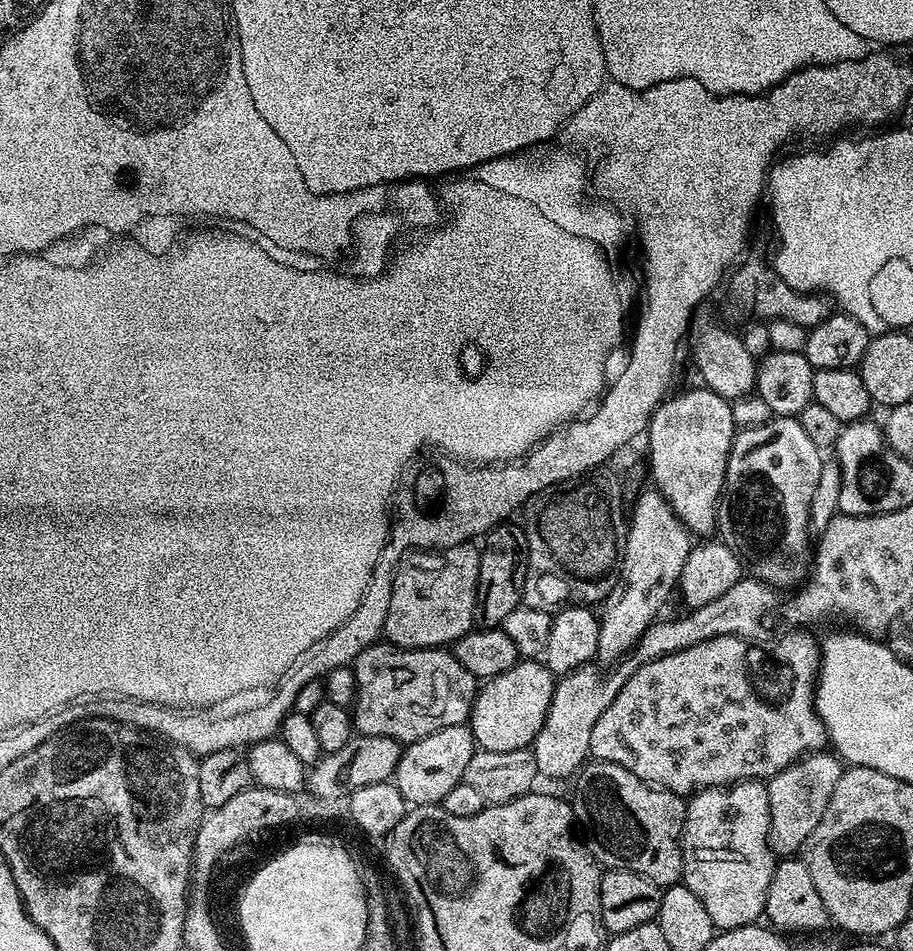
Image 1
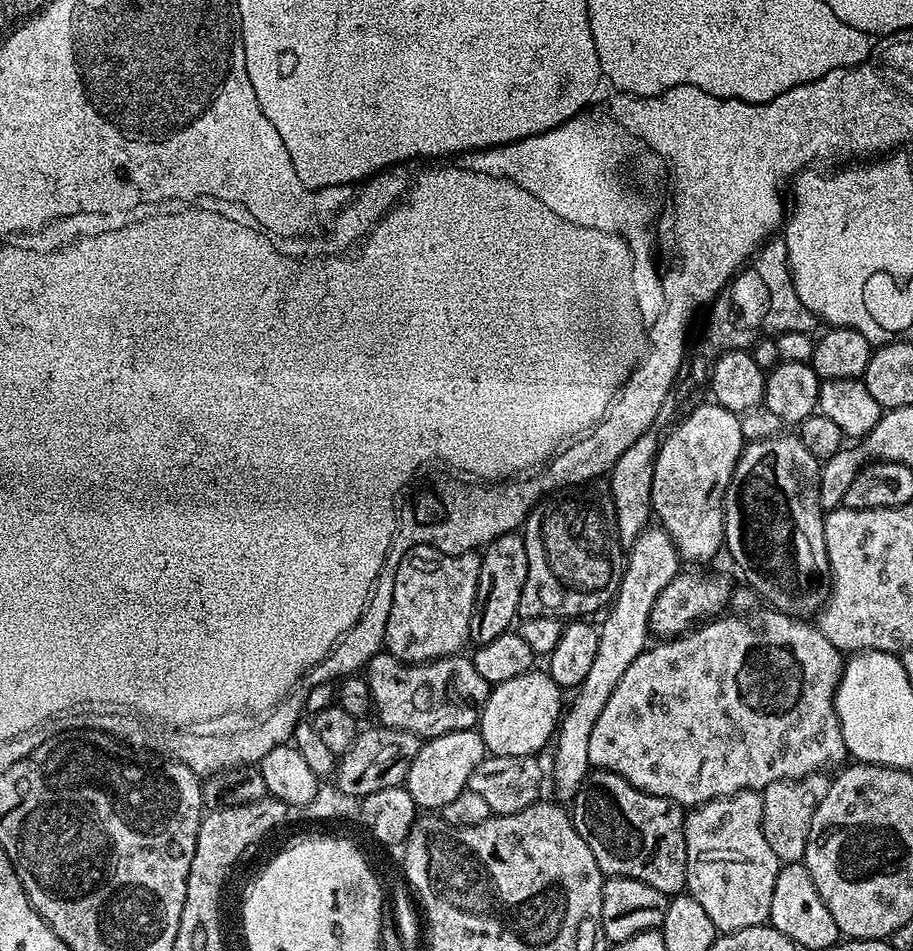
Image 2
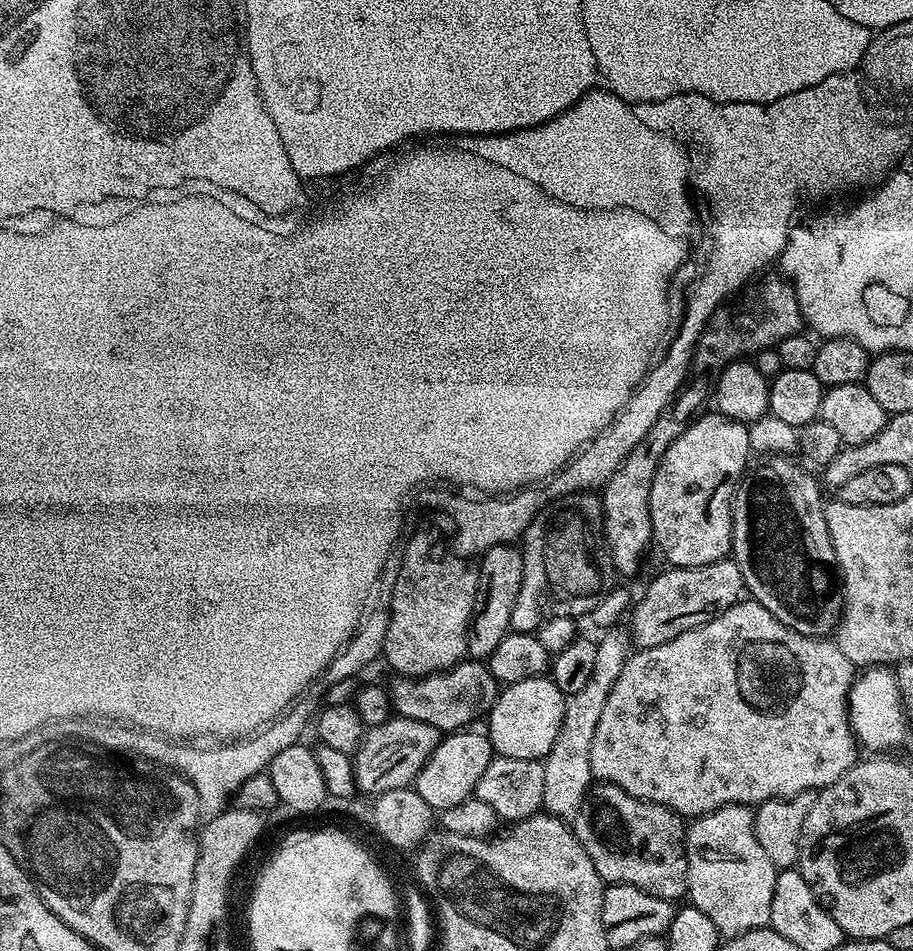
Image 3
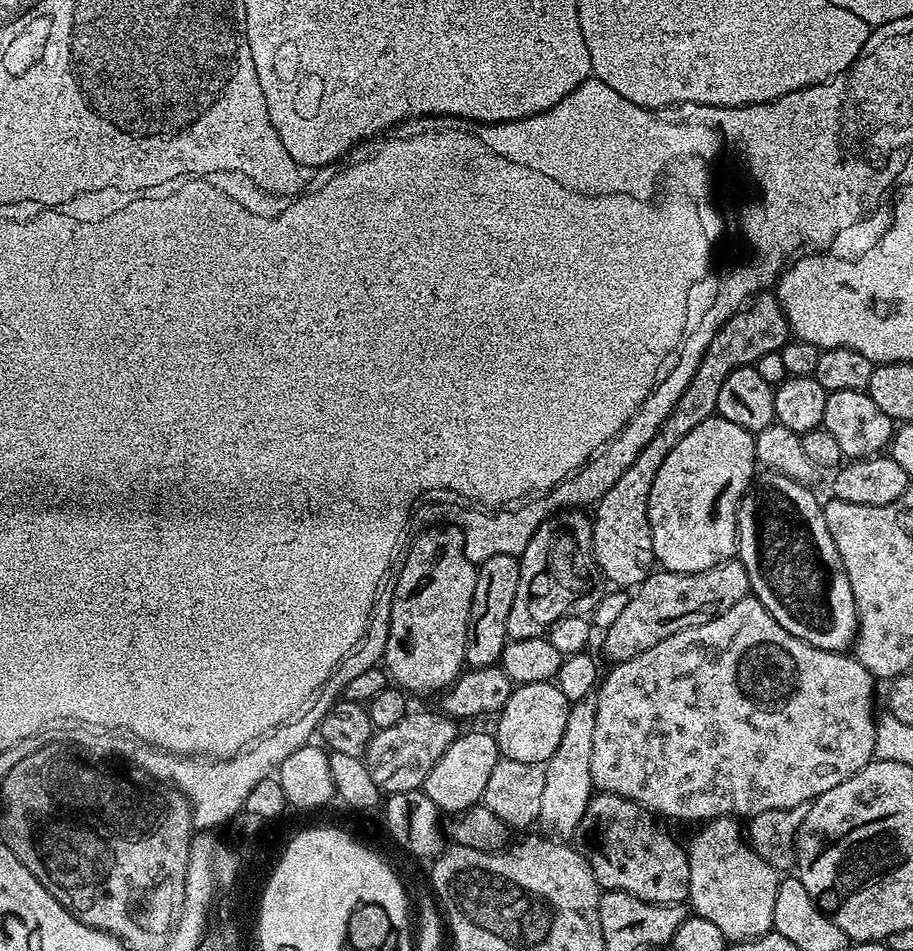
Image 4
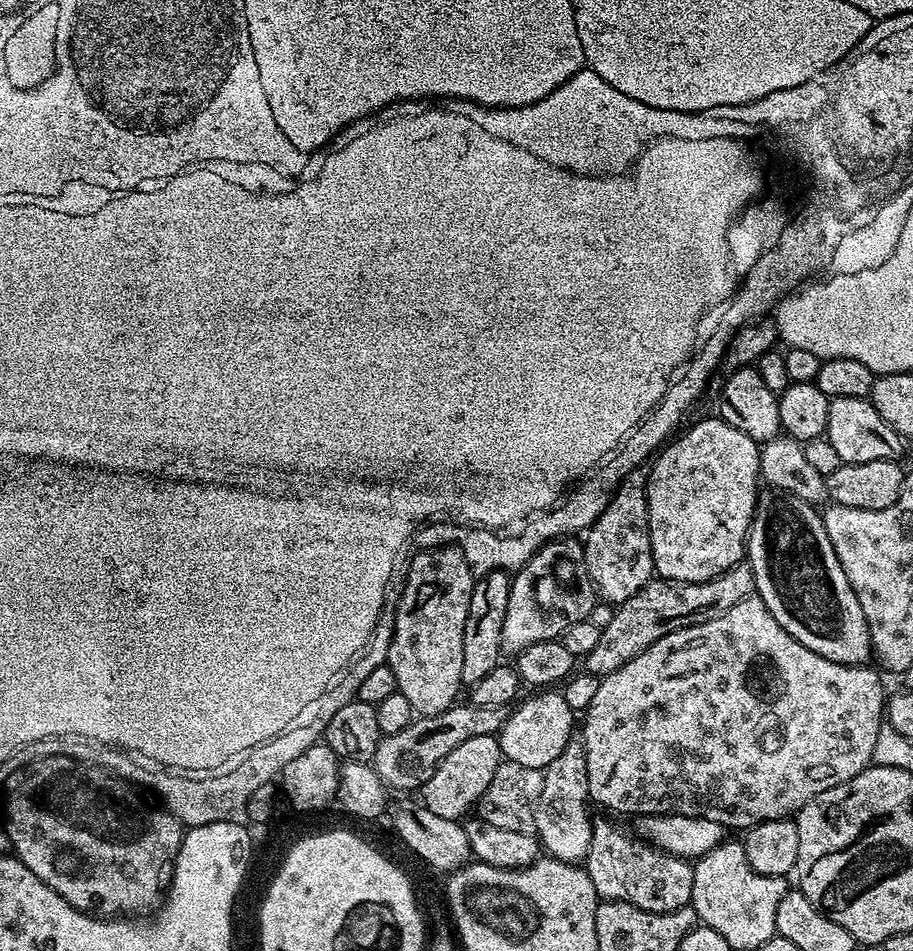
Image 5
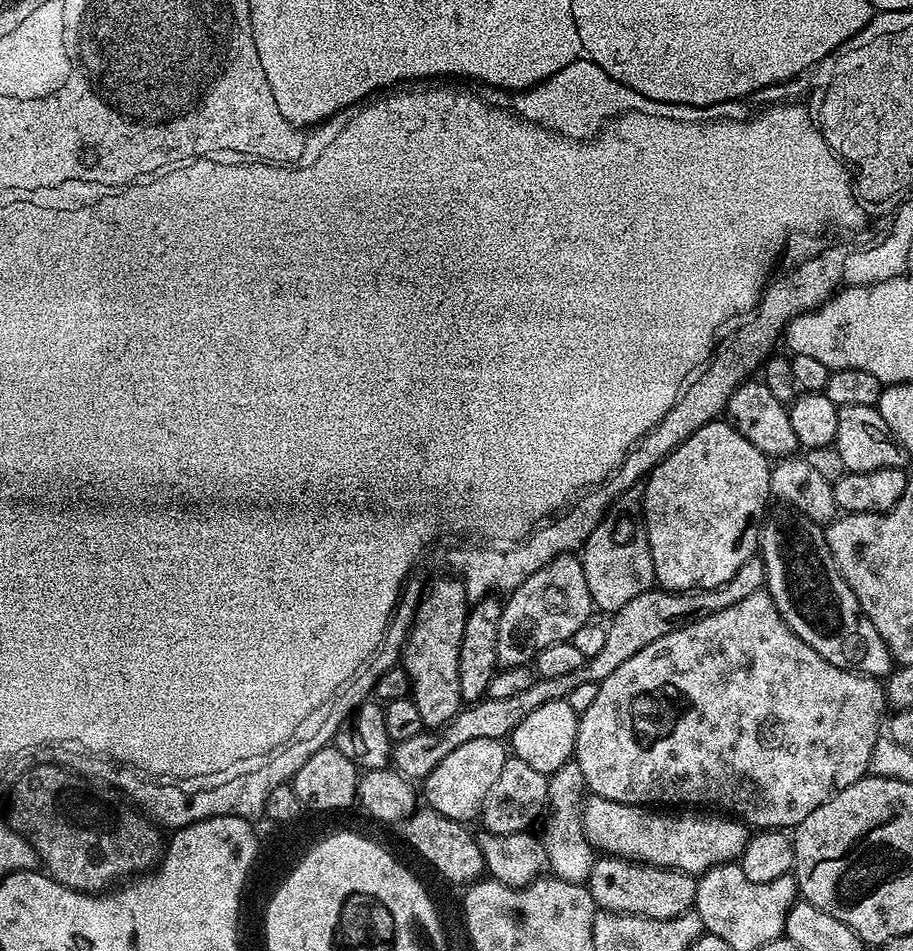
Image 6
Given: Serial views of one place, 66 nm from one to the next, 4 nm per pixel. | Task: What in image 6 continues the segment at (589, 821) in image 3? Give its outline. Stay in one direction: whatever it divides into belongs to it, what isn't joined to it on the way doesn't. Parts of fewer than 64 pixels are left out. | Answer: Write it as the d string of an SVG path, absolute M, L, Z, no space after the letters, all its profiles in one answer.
M604 854L594 862L586 887L597 909L638 914L646 918L674 918L683 912L693 911L696 881L695 875L676 868L659 868L653 864L642 864L639 860Z

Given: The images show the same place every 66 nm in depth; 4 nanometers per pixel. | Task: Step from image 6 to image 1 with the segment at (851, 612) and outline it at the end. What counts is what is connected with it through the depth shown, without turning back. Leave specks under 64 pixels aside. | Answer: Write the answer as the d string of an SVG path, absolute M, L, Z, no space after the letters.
M773 415L771 420L753 428L742 428L732 440L730 458L726 466L724 490L718 509L718 532L748 568L753 577L771 584L777 590L791 589L792 580L800 582L810 572L810 502L814 486L818 486L818 474L825 461L821 449L810 442L806 430L802 430L799 419L794 416Z

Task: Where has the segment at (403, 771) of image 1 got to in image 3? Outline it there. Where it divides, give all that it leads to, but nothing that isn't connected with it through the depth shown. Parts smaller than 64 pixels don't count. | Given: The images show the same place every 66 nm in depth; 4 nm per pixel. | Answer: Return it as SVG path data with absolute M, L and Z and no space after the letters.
M461 730L445 735L416 776L416 792L422 794L422 798L426 798L434 810L458 806L458 802L469 799L478 786L478 778L482 778L486 766L490 766L494 755L491 742L483 731L472 731L476 730Z

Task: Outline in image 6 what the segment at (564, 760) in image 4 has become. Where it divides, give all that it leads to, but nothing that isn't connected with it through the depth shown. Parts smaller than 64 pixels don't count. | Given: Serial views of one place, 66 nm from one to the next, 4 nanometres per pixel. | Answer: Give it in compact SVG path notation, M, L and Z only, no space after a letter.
M575 762L563 764L557 772L548 776L548 802L542 816L542 839L546 846L546 858L551 875L566 882L584 884L594 862L598 859L592 843L584 833L582 805L586 799L586 785L582 770Z

